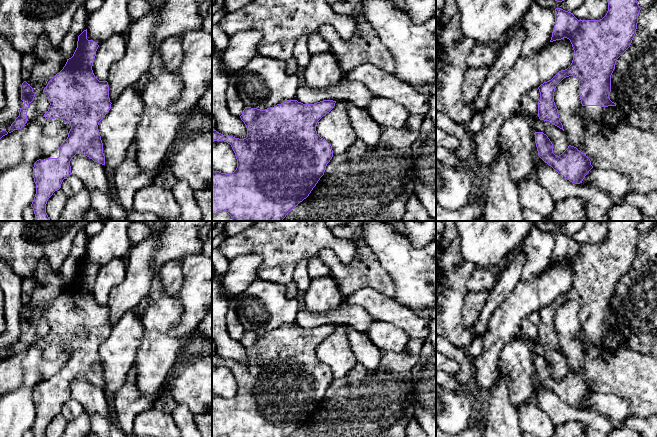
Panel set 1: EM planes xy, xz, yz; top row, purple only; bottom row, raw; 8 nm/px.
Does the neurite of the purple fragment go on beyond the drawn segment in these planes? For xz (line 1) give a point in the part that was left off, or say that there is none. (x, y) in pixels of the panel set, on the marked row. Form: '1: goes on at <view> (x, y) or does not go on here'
1: does not go on here

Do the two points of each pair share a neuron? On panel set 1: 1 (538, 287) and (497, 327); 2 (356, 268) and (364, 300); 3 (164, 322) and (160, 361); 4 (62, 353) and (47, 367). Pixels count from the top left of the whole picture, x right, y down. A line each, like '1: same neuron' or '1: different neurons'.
1: same neuron
2: different neurons
3: same neuron
4: same neuron

